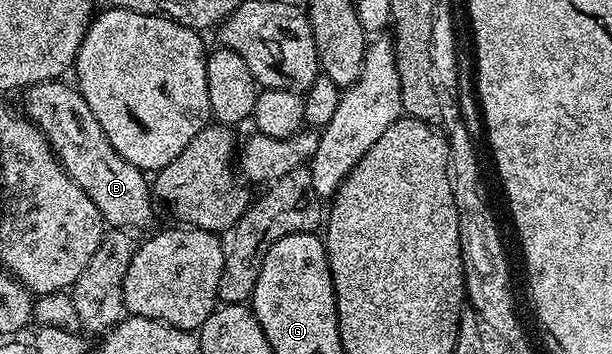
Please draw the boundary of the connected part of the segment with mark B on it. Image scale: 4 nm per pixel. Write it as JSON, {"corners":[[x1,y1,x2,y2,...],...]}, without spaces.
{"corners":[[59,79,33,84,23,93,23,115,27,116,43,132,44,137,48,139,48,145,52,147,53,154,60,159,60,165,64,167,66,174,70,174,70,178,74,178,74,182,78,182,78,186,82,186,82,190,86,190,86,194,90,194,90,202,94,202,94,206,98,206,105,225,111,226,113,229,127,230,150,227,156,212,152,209,154,197,149,177,117,154,114,146,110,146,102,126,98,126,98,118,94,118,90,106,86,106,80,91,71,83,68,83,69,85,64,83,63,79]]}

